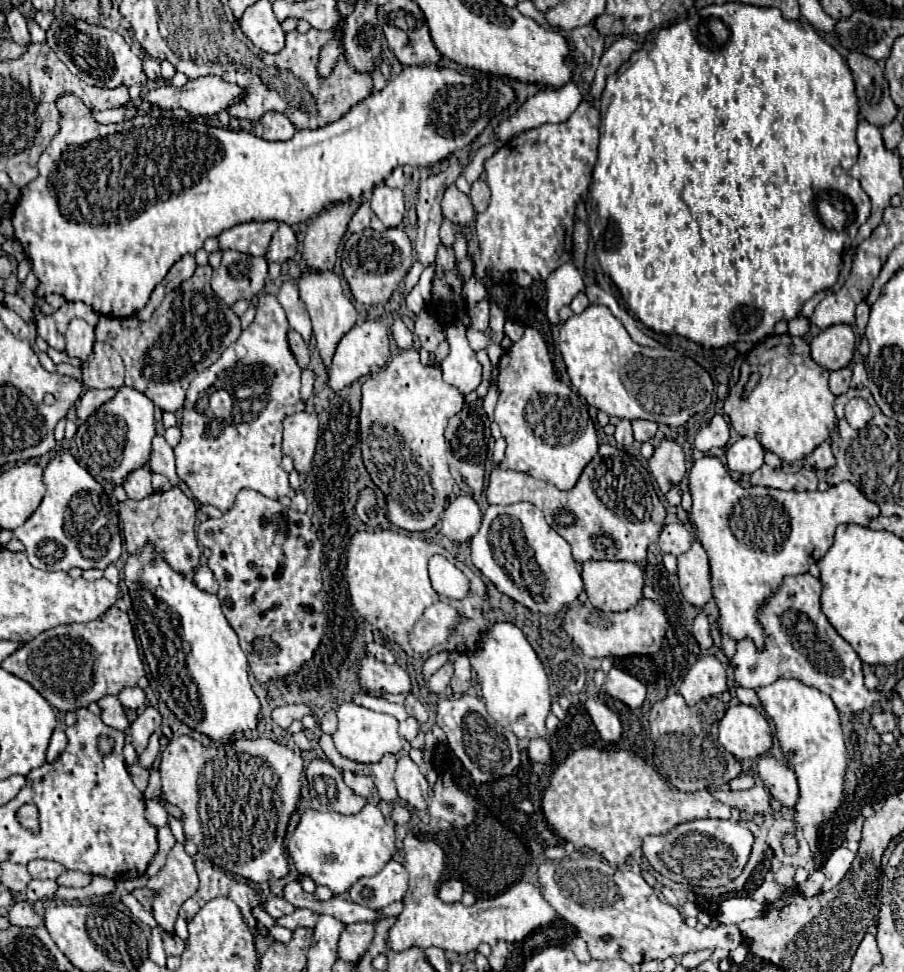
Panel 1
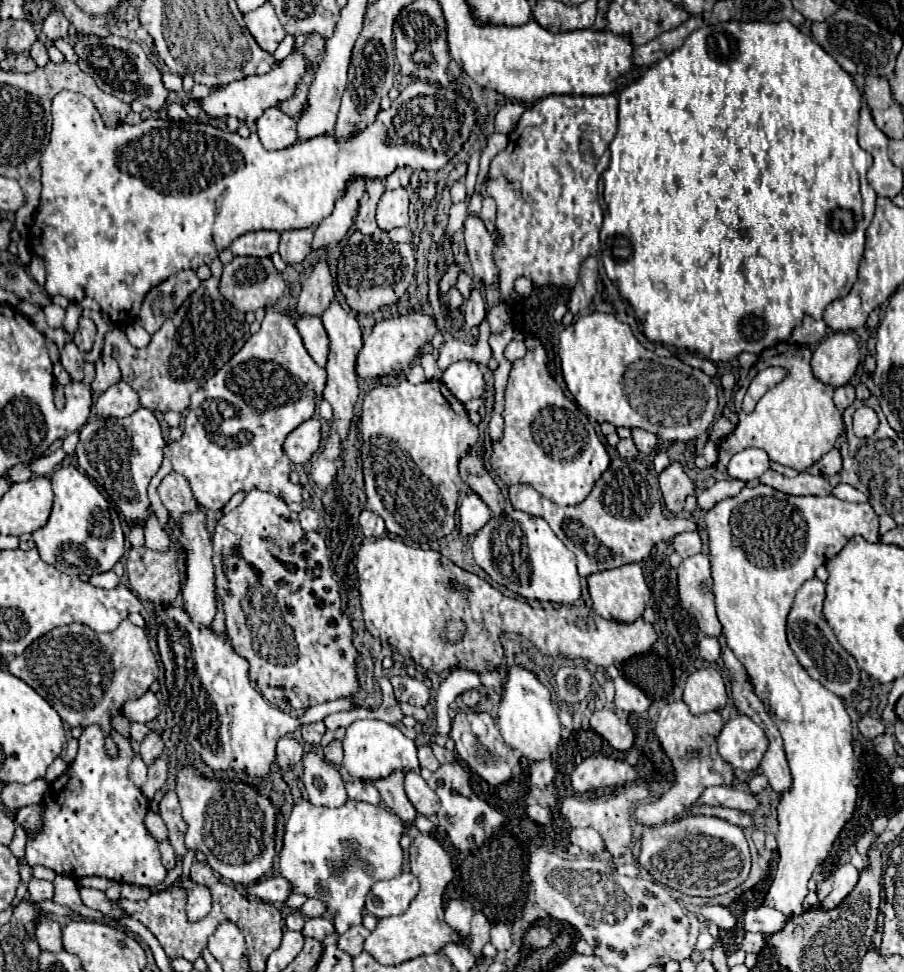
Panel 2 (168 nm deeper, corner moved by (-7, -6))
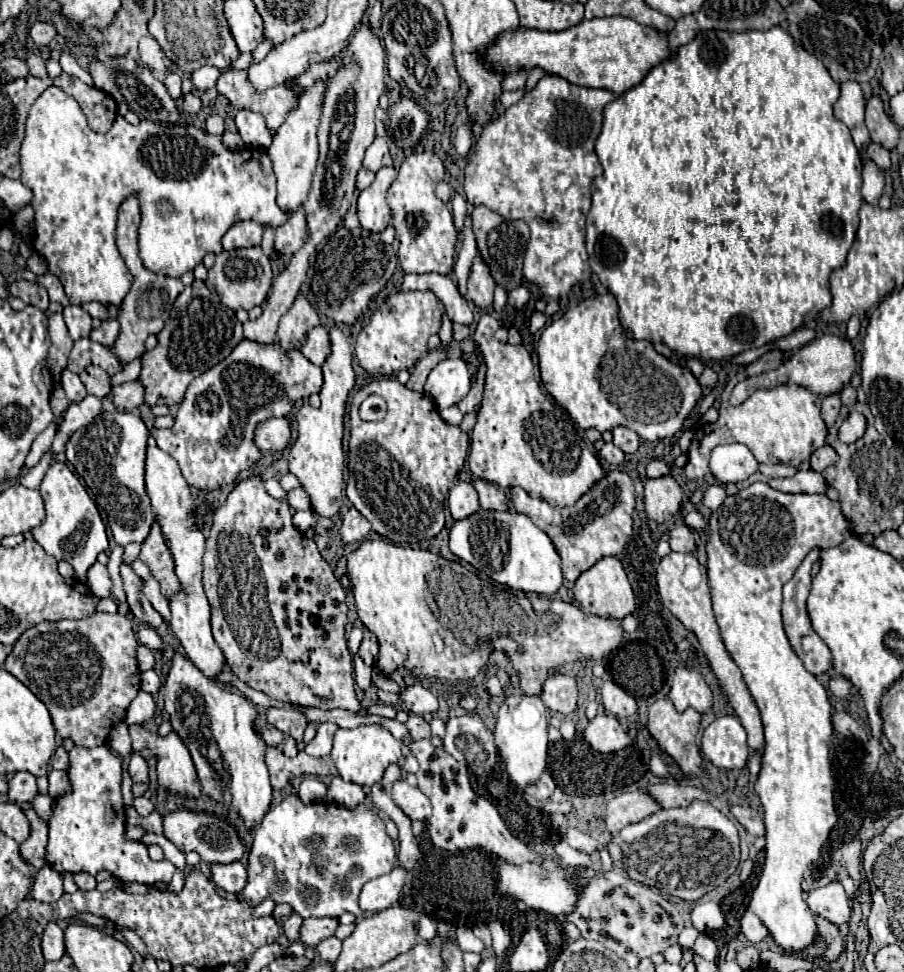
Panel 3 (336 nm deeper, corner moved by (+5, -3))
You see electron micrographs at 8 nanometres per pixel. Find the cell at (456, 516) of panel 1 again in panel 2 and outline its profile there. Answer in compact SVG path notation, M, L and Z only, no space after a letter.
M470 492L462 504L460 504L460 532L464 536L474 536L488 520L490 520L490 510L482 502L482 498L474 492Z

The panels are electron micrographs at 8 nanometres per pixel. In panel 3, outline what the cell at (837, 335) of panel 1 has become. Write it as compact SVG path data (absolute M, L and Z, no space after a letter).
M822 335L822 337L806 343L798 353L794 353L794 355L792 355L786 363L782 363L778 369L740 381L740 383L734 387L734 391L732 391L730 403L732 403L732 405L740 405L740 403L744 403L744 401L748 399L748 395L750 395L754 389L774 387L774 385L778 385L778 383L782 383L782 381L802 385L802 387L810 389L812 393L824 397L824 395L828 395L828 393L840 391L846 383L850 383L850 377L852 377L852 373L854 373L854 367L856 367L856 361L854 361L854 349L852 349L850 341L848 341L848 339L842 339L842 337L836 337L836 335Z

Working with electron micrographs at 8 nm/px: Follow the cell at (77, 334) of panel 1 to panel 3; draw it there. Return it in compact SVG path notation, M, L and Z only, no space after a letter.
M68 305L64 309L64 321L66 321L66 327L68 327L68 333L72 337L72 341L78 341L80 337L86 337L90 333L90 321L92 317L82 311L82 307L78 305Z

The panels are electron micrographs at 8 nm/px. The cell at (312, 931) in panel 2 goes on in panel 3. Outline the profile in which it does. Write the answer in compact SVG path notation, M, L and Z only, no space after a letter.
M310 917L300 927L300 941L308 947L316 947L326 937L332 937L338 927L338 919L332 917Z

